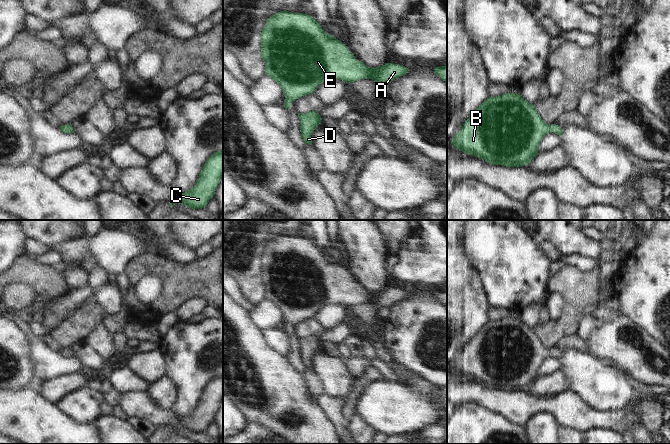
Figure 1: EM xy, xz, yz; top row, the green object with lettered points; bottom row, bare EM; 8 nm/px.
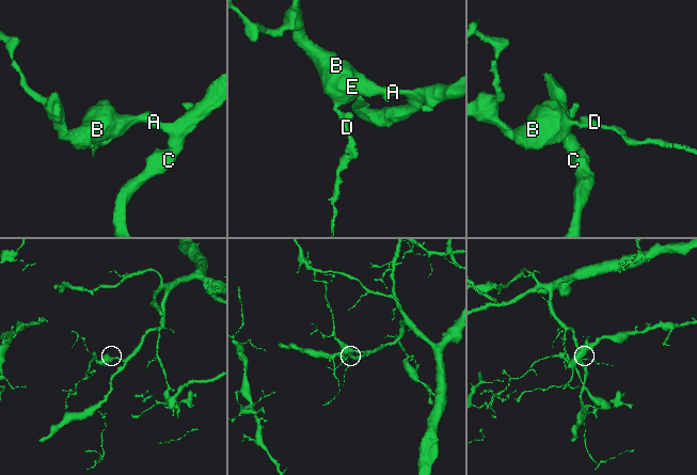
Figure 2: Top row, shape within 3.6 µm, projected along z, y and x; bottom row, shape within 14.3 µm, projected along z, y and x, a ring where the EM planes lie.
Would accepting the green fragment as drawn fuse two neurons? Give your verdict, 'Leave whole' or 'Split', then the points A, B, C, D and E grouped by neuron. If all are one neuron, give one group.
Leave whole. Groups: A B C D E.

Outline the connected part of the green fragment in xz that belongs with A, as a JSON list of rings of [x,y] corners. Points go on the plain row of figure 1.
[[[287,234],[266,244],[261,256],[261,281],[265,287],[265,299],[275,304],[283,314],[285,333],[291,331],[292,325],[312,319],[321,307],[328,304],[339,303],[351,307],[360,303],[372,303],[377,308],[391,307],[409,295],[394,287],[370,292],[356,284],[348,271],[324,255],[312,240]]]

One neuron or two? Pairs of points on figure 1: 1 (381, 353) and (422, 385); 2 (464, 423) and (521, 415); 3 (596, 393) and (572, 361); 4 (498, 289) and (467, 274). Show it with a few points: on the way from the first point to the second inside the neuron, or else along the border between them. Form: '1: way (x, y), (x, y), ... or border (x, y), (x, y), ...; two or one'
1: way (390, 363), (398, 371), (412, 378); one
2: border (484, 406), (504, 415), (515, 424), (524, 427); two
3: way (596, 385), (580, 369); one
4: border (470, 260), (479, 275), (483, 291), (489, 303); two

